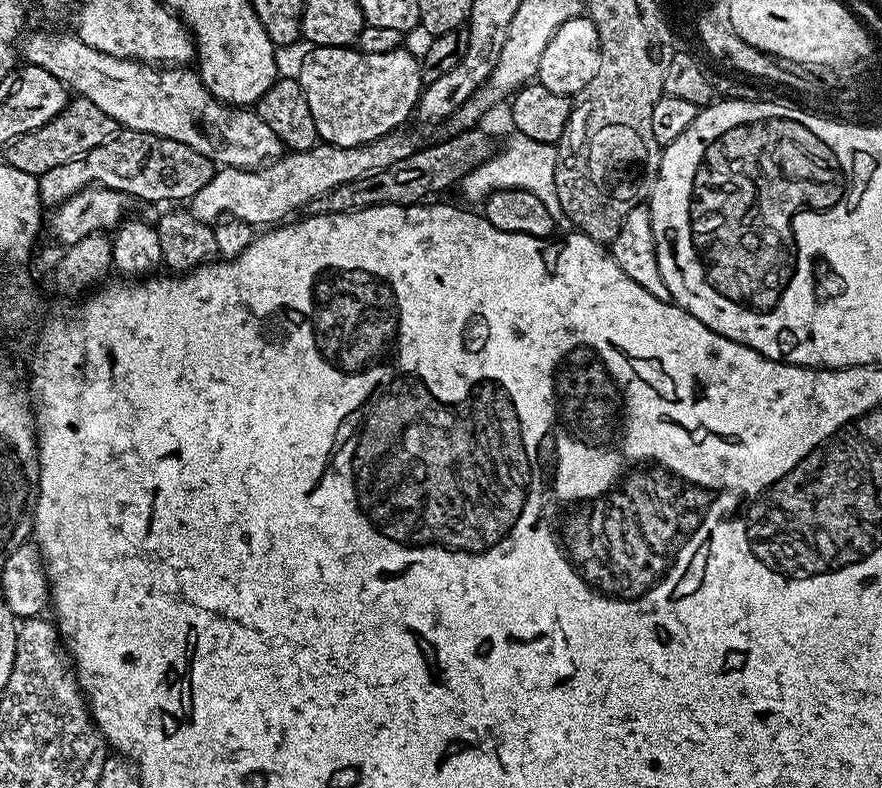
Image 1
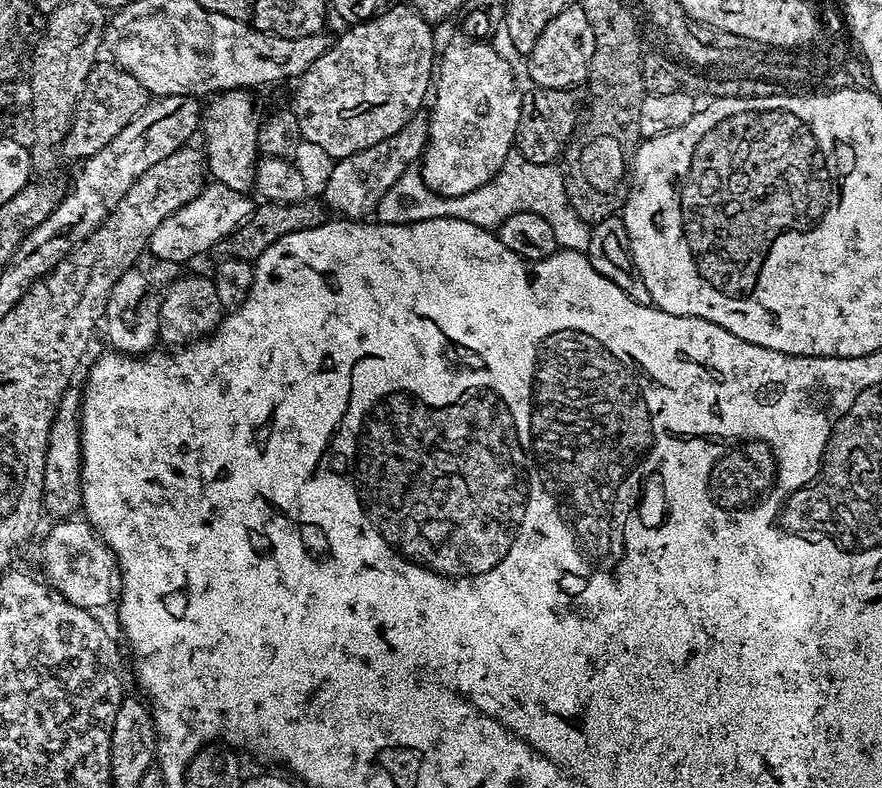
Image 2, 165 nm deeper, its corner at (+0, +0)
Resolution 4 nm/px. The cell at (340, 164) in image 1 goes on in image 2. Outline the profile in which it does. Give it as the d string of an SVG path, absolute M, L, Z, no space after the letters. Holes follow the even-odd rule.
M217 182L209 183L193 200L186 202L186 206L179 208L150 238L148 248L160 260L192 260L195 256L200 256L203 252L208 252L211 248L215 249L221 240L224 240L231 232L238 230L240 224L245 224L251 218L254 211L252 196L247 192L232 190L229 186Z

